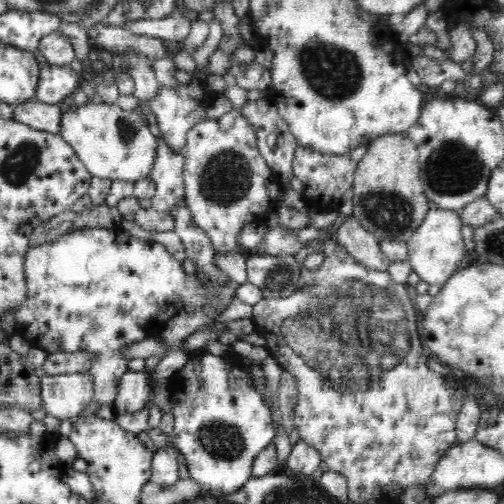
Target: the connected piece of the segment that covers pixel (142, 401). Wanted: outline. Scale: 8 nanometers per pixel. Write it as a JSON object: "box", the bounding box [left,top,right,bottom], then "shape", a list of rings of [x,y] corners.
{"box":[115,371,151,414],"shape":[[[129,371],[121,378],[115,410],[117,414],[132,414],[150,404],[151,387],[149,375]]]}

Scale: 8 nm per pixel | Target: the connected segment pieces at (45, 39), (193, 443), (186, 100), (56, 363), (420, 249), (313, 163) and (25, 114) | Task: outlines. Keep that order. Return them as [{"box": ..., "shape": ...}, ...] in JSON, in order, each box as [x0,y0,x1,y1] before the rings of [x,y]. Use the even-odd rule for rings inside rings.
[{"box":[36,30,75,66],"shape":[[[60,30],[42,36],[36,54],[44,56],[50,66],[70,65],[75,58],[75,50],[70,39]]]},{"box":[170,353,276,494],"shape":[[[206,353],[198,362],[189,361],[177,373],[173,391],[174,406],[171,412],[175,425],[170,444],[174,444],[186,460],[189,478],[212,491],[228,494],[236,492],[253,477],[252,470],[256,458],[266,446],[273,443],[276,436],[276,426],[269,404],[265,396],[258,391],[252,375],[228,364],[226,360],[218,358],[218,355]]]},{"box":[138,81,220,155],"shape":[[[205,81],[197,86],[179,83],[171,88],[158,87],[157,95],[151,101],[146,101],[145,104],[140,102],[138,108],[150,116],[157,135],[162,137],[162,140],[176,154],[184,155],[188,131],[205,120],[204,114],[208,110],[208,105],[219,95],[220,93],[214,91]]]},{"box":[43,352,94,375],"shape":[[[58,352],[48,355],[43,369],[46,375],[87,374],[92,368],[94,358],[88,352]]]},{"box":[407,202,466,285],"shape":[[[429,202],[429,211],[418,228],[410,235],[407,240],[409,263],[414,272],[417,272],[421,280],[428,284],[443,285],[453,272],[462,267],[462,258],[466,254],[466,247],[462,238],[461,226],[462,219],[459,211],[441,209]]]},{"box":[293,145,356,212],"shape":[[[302,145],[296,149],[293,158],[293,174],[305,186],[309,206],[307,212],[324,212],[338,210],[340,197],[353,186],[353,176],[356,164],[350,159],[350,152],[341,155],[313,151]]]},{"box":[11,98,62,133],"shape":[[[36,98],[25,100],[11,106],[14,121],[32,128],[58,133],[62,126],[62,110],[56,104],[46,104]]]}]

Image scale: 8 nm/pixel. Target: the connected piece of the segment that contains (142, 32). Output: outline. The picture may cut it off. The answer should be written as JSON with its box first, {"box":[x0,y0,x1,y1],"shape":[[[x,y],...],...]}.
{"box":[123,14,190,41],"shape":[[[180,14],[161,19],[126,21],[123,29],[138,36],[152,36],[164,40],[182,41],[190,32],[190,20]]]}

